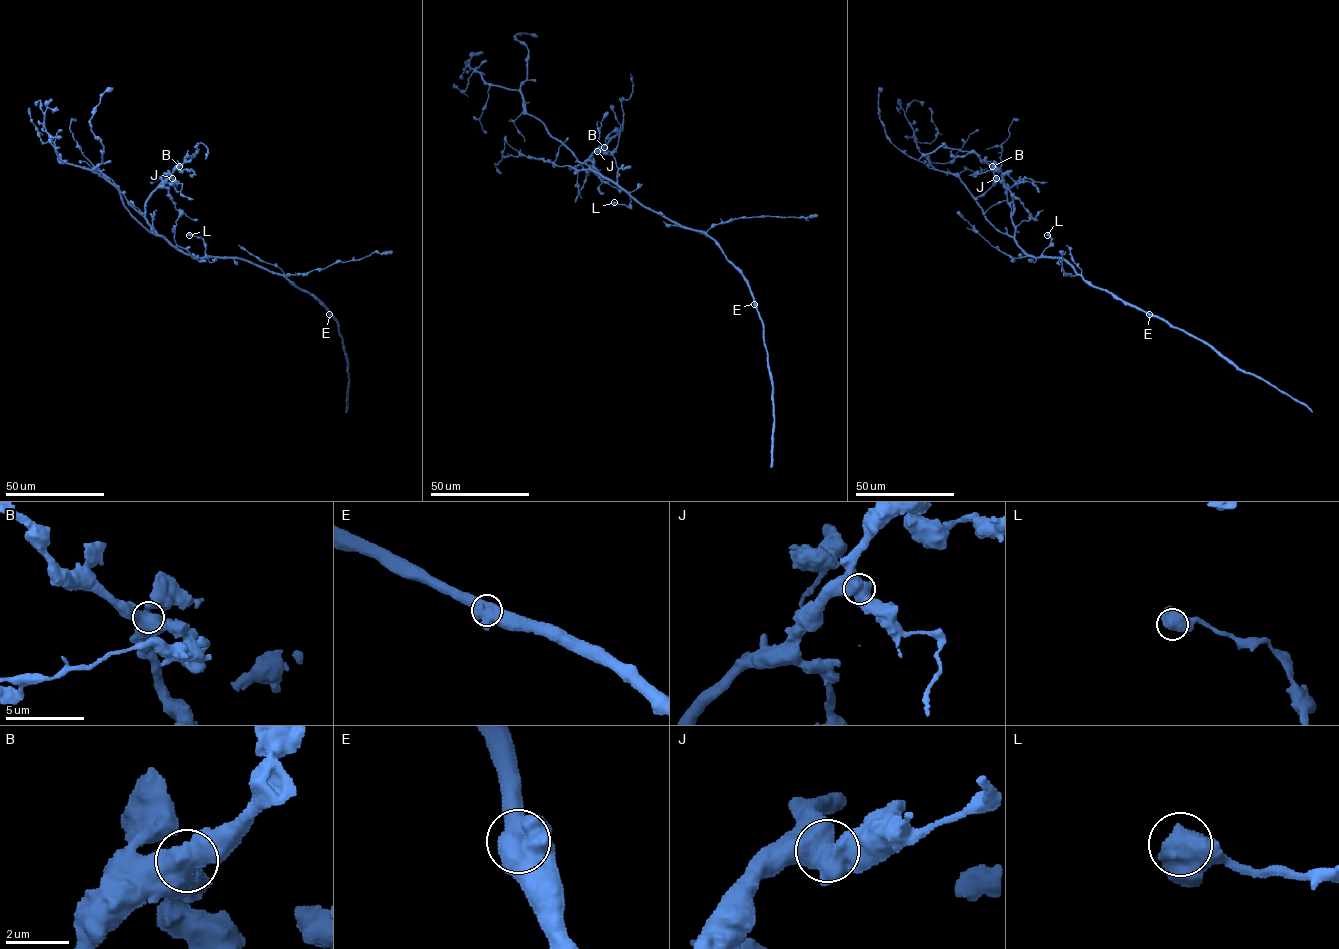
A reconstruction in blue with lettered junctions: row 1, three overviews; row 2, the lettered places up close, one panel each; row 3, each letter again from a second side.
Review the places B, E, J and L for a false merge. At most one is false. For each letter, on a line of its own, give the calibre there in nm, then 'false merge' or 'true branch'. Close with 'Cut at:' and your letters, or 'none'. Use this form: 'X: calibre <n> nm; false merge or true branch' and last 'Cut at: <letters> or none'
B: calibre 650 nm; true branch
E: calibre 950 nm; true branch
J: calibre 750 nm; true branch
L: calibre 800 nm; true branch
Cut at: none

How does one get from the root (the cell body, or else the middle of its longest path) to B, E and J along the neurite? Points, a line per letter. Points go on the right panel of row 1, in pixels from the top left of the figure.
B: (1060, 258), (1034, 257), (1018, 244), (1012, 219), (1013, 196), (995, 175), (992, 166)
E: (1060, 258), (1093, 286), (1105, 289), (1124, 303), (1149, 314)
J: (1060, 258), (1034, 257), (1018, 244), (1012, 219), (1013, 196), (996, 178)

